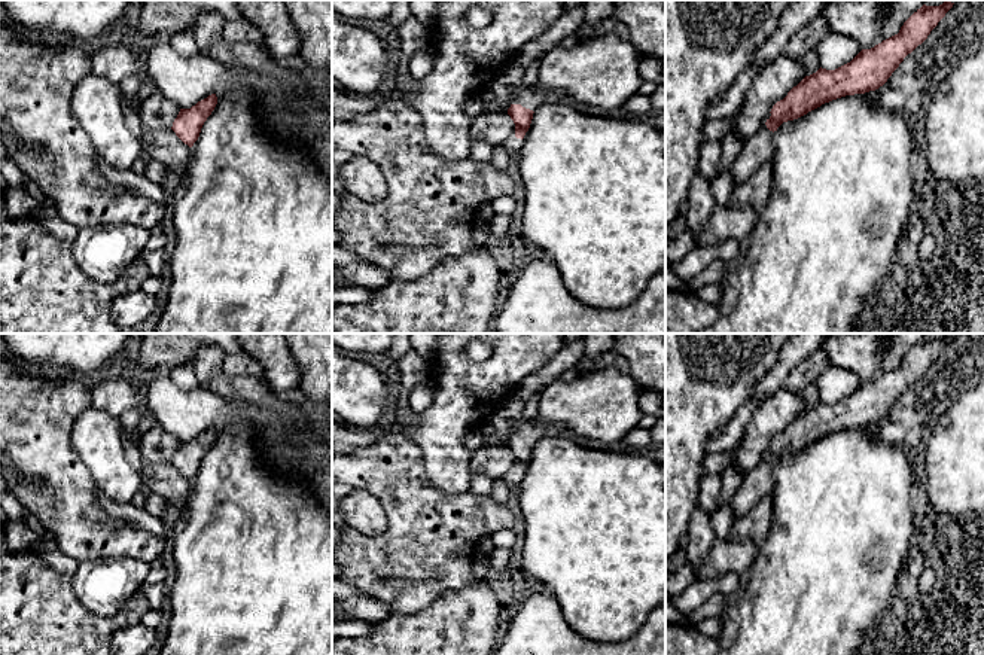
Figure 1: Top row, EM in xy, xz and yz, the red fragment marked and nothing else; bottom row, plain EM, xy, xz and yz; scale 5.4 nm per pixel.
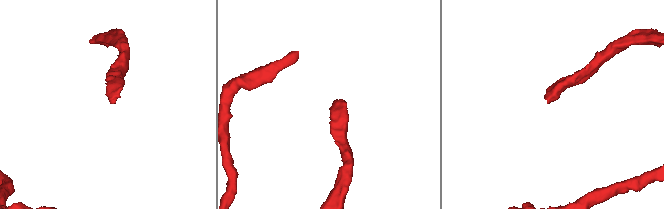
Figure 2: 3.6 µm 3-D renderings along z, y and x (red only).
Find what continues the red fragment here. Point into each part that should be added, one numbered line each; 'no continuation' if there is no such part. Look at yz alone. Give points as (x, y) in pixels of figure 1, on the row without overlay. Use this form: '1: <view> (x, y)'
1: yz (759, 481)

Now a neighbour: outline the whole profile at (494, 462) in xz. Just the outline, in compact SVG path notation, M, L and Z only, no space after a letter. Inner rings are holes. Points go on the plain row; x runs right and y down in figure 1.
M481 447L470 457L470 473L503 479L515 470L515 457L506 447Z

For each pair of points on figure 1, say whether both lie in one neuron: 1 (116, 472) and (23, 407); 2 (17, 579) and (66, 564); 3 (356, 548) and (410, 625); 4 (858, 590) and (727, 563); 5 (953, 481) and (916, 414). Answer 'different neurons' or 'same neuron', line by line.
1: different neurons
2: different neurons
3: different neurons
4: different neurons
5: different neurons

